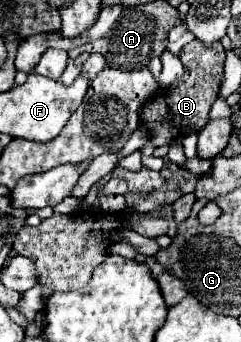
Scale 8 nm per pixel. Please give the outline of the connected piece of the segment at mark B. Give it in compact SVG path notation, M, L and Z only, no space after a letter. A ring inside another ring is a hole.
M193 40L181 50L179 58L185 66L183 80L175 88L163 90L159 96L155 94L153 100L147 102L141 110L141 122L147 126L155 146L163 146L169 140L179 138L185 128L203 128L209 122L207 118L209 108L219 94L219 84L221 84L223 66L225 66L225 52L221 42L213 44L211 48L205 48L197 40Z

